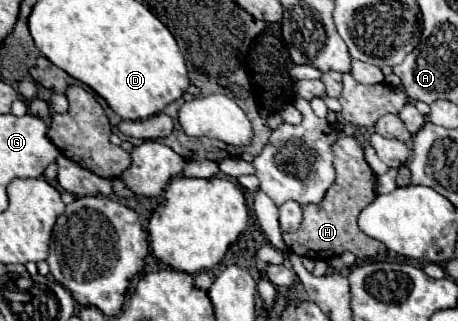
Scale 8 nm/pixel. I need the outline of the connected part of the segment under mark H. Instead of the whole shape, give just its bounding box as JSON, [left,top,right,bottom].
[283,135,383,259]

